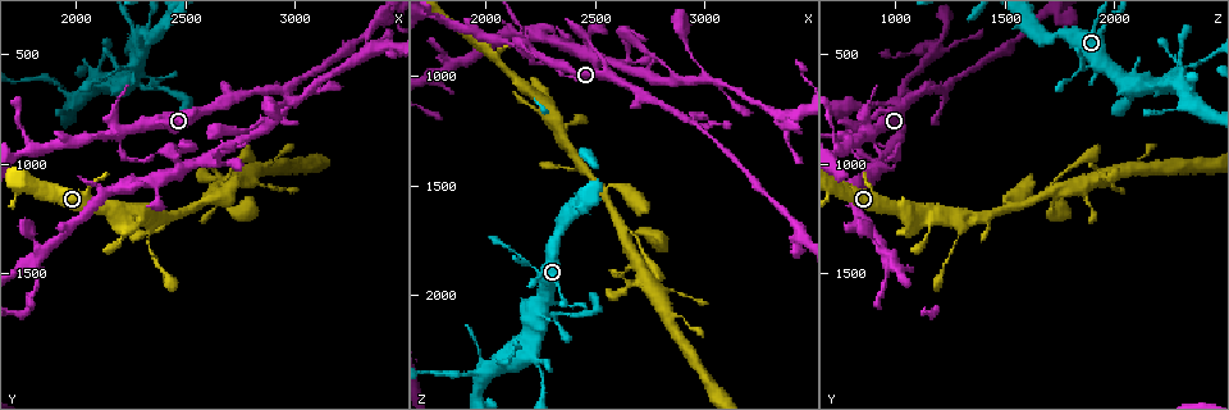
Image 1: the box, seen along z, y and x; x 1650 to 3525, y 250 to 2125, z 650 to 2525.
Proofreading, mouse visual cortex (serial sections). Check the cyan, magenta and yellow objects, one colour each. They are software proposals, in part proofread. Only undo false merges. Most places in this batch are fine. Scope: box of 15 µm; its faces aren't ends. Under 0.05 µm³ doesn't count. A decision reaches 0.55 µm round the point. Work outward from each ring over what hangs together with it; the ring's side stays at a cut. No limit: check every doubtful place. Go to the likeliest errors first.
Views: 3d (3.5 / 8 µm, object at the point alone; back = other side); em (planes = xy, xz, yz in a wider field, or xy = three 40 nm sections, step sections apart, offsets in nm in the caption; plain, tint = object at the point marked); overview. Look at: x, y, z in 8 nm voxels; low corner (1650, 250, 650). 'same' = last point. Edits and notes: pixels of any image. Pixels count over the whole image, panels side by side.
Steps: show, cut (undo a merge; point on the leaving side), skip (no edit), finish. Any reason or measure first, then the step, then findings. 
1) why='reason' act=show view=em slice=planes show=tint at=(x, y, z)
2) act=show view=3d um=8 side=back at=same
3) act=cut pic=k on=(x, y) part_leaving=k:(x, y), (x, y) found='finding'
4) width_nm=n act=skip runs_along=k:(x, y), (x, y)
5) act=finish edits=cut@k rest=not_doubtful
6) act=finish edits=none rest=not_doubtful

why='four or more arms meet' act=show view=3d um=3.5 side=back at=(2200, 860, 890)

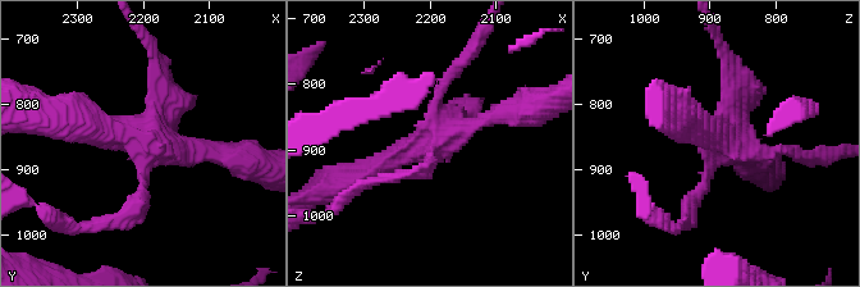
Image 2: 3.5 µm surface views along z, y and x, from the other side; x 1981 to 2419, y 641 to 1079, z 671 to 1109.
act=show view=em slice=planes show=tint at=(2205, 855, 900)

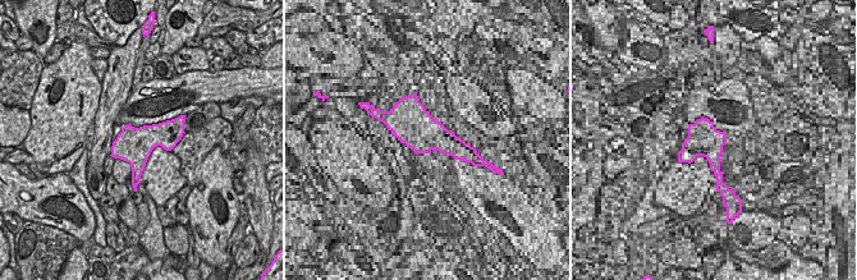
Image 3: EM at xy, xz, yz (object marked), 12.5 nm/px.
why='cut it another way' act=show view=em slice=xy step=3 show=tint at=same

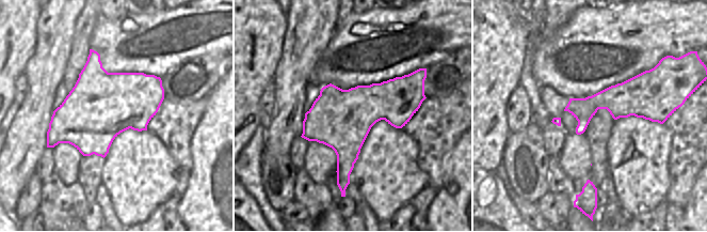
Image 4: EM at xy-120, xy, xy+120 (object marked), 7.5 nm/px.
act=skip runs_along=2:(69, 114), (143, 146), (143, 197), (124, 213) found='all the same cell'

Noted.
why='a narrow waist' act=show view=3d um=3.5 side=back at=(2280, 1000, 950)

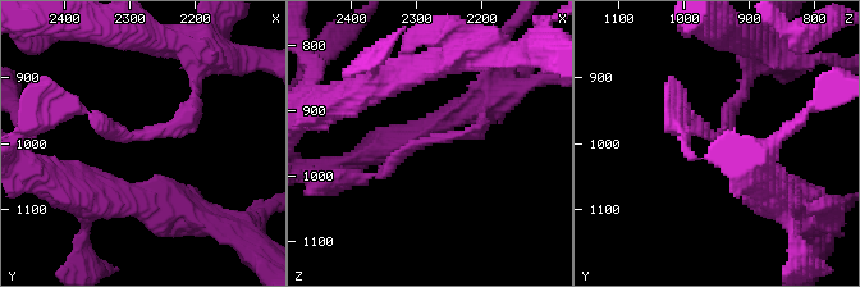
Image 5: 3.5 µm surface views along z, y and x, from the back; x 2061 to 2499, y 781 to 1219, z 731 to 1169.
arm_widths_nm=150,200 why='need the tissue' act=show view=em slice=xy step=5 show=tint at=(2275, 985, 950)

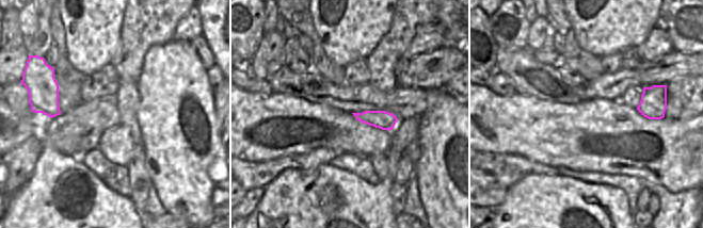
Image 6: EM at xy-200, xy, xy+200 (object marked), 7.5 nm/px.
act=skip runs_along=5:(483, 112), (365, 177) found='one cell here'

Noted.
why='narrows sharply' act=show view=3d um=3.5 at=(2370, 940, 1000)

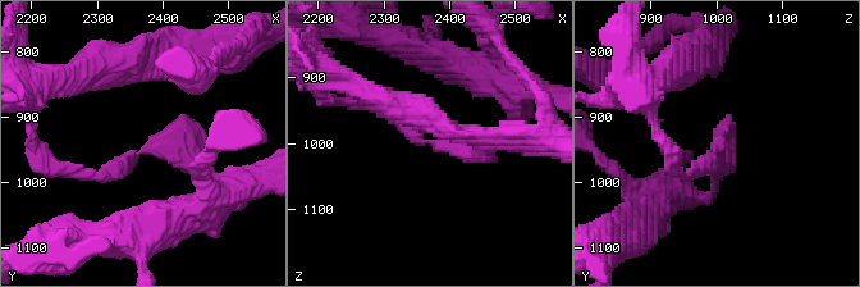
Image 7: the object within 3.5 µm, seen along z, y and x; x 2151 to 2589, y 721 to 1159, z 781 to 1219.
why='now the EM' act=show view=em slice=xy step=3 show=tint at=(2370, 945, 1000)

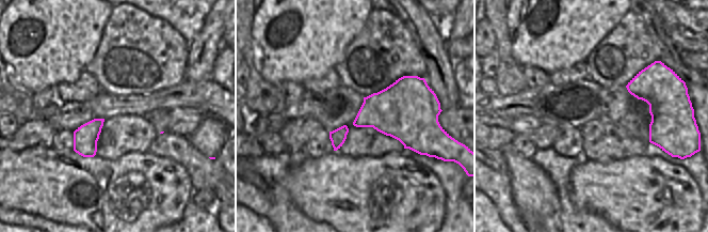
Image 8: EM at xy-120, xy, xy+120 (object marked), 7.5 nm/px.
act=skip runs_along=7:(365, 105), (431, 145), (506, 141) found='continuous, no second cell'

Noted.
act=show view=3d um=3.5 at=(2950, 650, 1200)

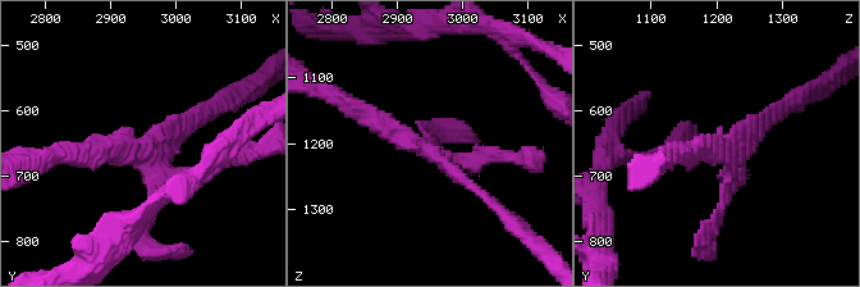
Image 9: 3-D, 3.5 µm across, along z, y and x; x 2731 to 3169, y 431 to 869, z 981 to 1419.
why='need the tissue' act=show view=em slice=xy step=3 show=tint at=(2940, 655, 1205)

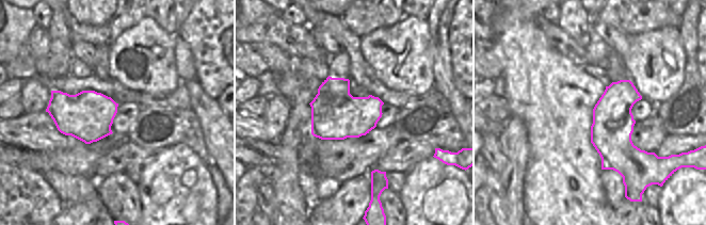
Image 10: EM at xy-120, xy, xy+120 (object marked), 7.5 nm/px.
act=skip runs_along=9:(346, 103), (425, 147), (488, 200) found='continuous, no second cell'

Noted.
act=finish edits=none rest=not_doubtful

